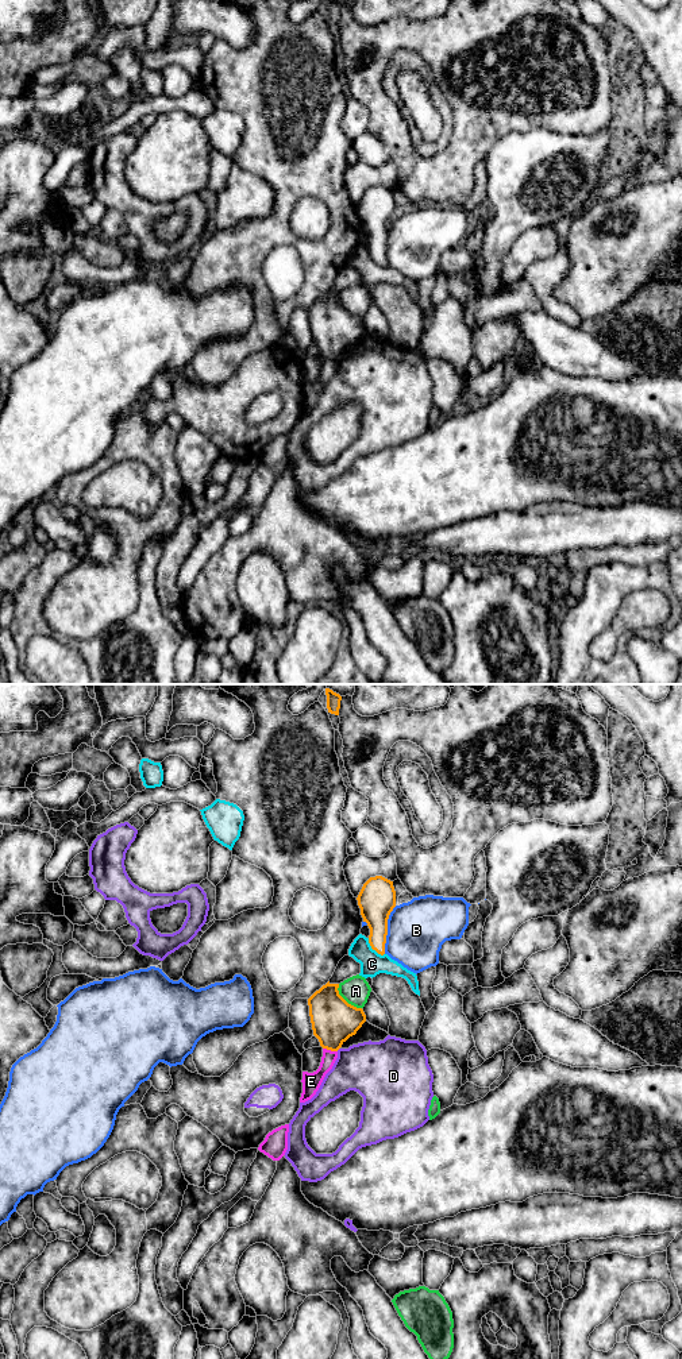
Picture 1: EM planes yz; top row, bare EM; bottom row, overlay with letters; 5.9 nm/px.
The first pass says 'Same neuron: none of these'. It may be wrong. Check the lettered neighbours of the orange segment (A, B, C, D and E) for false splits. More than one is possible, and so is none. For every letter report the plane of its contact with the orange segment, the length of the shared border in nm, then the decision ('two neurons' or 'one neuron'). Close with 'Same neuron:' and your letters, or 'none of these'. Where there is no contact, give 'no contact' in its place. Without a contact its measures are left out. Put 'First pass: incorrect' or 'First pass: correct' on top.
First pass: correct
A: yz | 200 nm | two neurons
B: yz | 300 nm | two neurons
C: yz | 140 nm | two neurons
D: yz | 30 nm | two neurons
E: yz | 90 nm | two neurons
Same neuron: none of these

